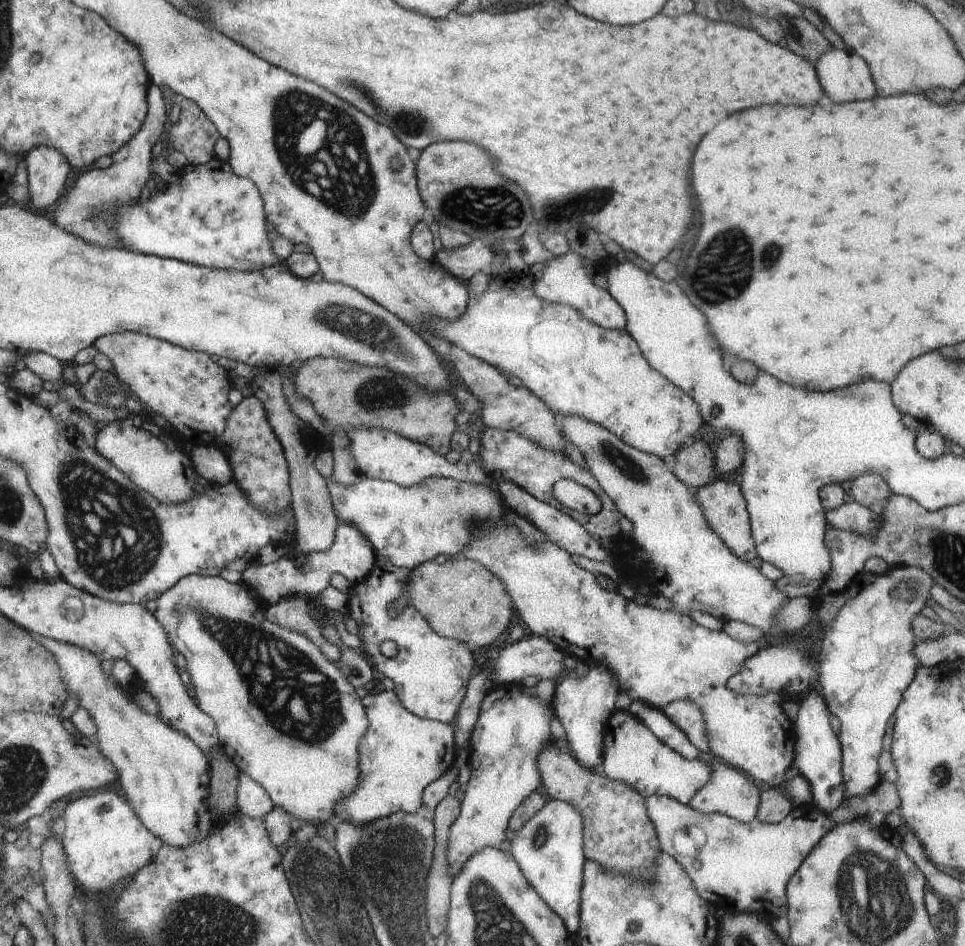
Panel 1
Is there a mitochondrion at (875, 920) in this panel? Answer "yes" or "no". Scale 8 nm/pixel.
yes

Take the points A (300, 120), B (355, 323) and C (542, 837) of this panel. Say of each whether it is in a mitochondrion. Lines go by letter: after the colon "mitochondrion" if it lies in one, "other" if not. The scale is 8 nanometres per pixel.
A: mitochondrion
B: mitochondrion
C: mitochondrion

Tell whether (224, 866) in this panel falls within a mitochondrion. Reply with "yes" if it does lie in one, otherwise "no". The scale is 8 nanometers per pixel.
no

